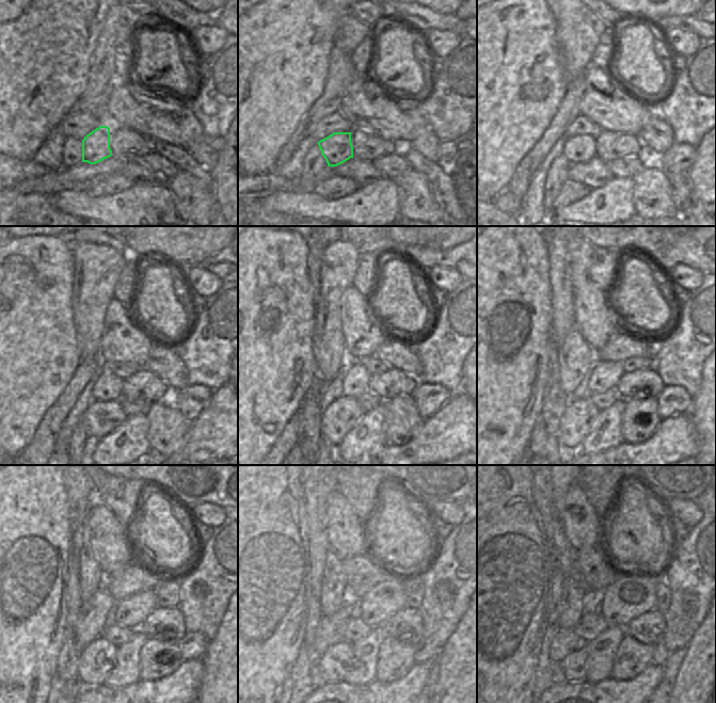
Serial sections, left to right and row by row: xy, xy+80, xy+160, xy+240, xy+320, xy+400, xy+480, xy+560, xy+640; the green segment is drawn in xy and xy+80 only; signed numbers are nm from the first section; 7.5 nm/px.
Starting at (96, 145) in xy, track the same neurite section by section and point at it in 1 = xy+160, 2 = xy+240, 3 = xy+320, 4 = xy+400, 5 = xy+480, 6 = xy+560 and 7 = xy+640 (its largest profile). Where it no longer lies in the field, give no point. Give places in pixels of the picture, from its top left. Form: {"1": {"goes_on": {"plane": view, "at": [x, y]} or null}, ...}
{"1": {"goes_on": {"plane": "xy+160", "at": [581, 147]}}, "2": {"goes_on": {"plane": "xy+240", "at": [108, 387]}}, "3": {"goes_on": {"plane": "xy+320", "at": [355, 382]}}, "4": {"goes_on": {"plane": "xy+400", "at": [606, 373]}}, "5": {"goes_on": {"plane": "xy+480", "at": [131, 611]}}, "6": {"goes_on": {"plane": "xy+560", "at": [384, 600]}}, "7": {"goes_on": {"plane": "xy+640", "at": [630, 595]}}}

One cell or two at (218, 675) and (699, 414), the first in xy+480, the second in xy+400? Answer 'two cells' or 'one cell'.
one cell

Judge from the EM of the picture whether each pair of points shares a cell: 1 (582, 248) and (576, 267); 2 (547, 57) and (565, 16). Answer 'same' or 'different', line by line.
1: same
2: different

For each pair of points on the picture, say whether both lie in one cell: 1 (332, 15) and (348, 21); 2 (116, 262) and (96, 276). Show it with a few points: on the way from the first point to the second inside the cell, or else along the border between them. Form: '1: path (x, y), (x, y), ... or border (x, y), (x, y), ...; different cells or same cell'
1: border (346, 11), (338, 20), (338, 28), (333, 42); different cells
2: path (111, 262), (101, 271); same cell

